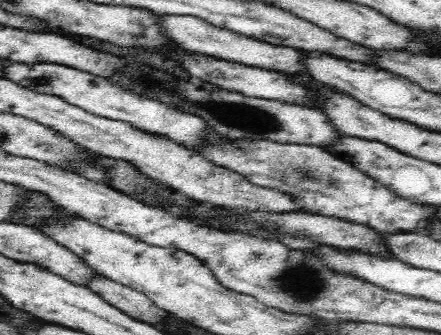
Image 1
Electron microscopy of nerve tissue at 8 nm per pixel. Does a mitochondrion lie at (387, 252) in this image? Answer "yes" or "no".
no

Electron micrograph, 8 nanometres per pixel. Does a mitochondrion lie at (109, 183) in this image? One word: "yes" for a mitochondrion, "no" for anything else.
no

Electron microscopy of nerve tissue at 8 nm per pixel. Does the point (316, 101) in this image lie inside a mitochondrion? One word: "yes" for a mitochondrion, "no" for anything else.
no

